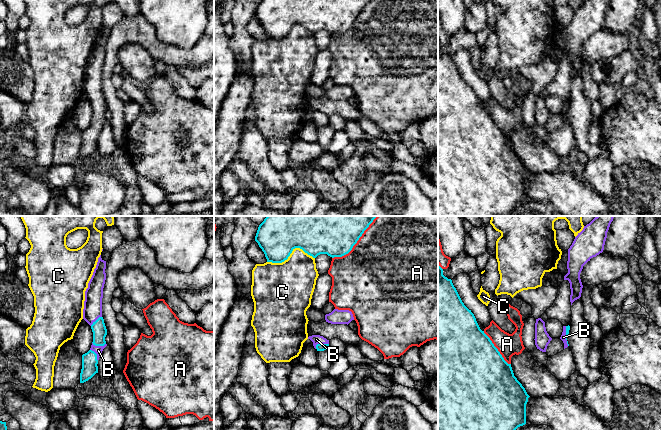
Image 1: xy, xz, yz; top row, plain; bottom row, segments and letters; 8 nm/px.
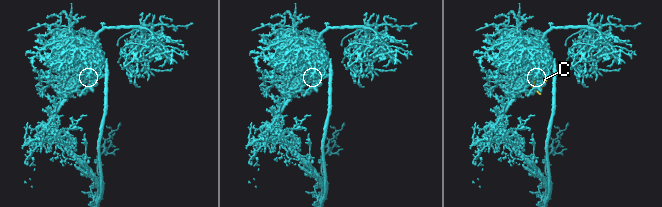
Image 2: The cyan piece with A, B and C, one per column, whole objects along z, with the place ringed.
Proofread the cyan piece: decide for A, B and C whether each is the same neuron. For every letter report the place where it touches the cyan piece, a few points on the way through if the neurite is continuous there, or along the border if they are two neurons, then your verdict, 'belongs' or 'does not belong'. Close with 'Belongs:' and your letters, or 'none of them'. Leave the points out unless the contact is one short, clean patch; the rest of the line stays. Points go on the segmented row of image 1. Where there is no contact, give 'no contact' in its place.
A: meets cyan in xz at (356, 242); does not belong
B: meets cyan in xz at (320, 344); runs through xz (320, 347), (320, 344), (316, 339); belongs
C: meets cyan in xz at (290, 253); does not belong
Belongs: B

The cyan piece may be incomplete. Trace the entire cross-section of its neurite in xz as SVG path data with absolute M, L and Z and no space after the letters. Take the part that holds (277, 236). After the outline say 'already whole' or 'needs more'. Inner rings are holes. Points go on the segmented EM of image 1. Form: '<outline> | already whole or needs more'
M267 216L259 225L255 241L267 262L282 263L295 248L316 258L320 254L342 257L348 254L377 216Z | already whole

